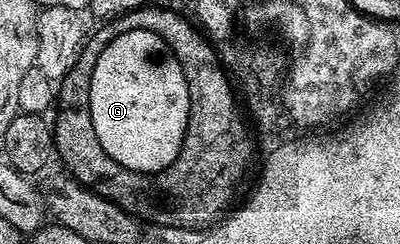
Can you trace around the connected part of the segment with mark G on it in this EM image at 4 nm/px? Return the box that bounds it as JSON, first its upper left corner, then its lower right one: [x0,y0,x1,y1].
[90,30,190,172]

